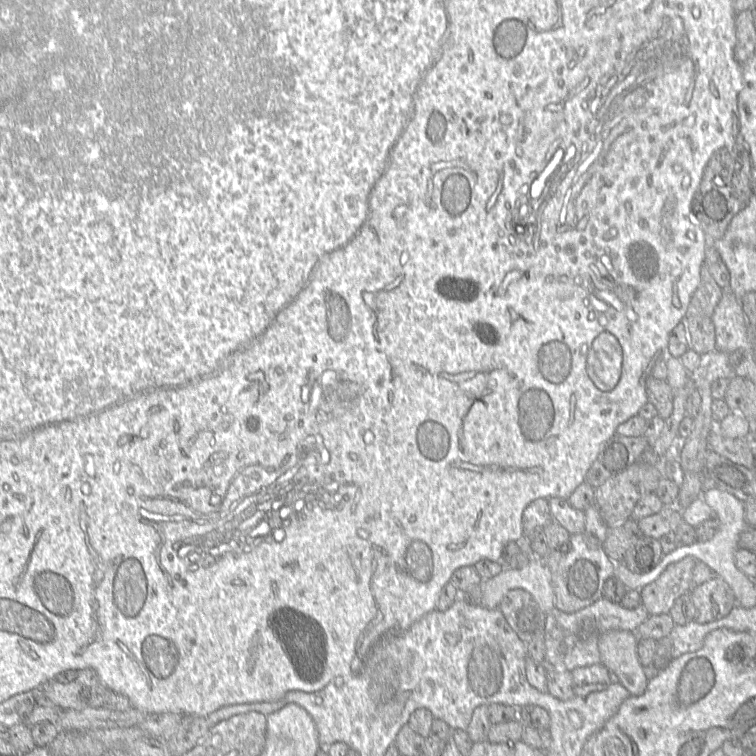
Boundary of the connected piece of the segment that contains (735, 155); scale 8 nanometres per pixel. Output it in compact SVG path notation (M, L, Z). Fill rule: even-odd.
M741 137L735 145L716 151L705 166L692 201L692 212L710 241L721 239L733 217L749 204L754 194L751 168L748 147Z

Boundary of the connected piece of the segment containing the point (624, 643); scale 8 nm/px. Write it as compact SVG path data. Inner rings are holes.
M611 630L601 635L598 650L603 666L617 675L631 696L644 693L648 678L637 655L636 632Z

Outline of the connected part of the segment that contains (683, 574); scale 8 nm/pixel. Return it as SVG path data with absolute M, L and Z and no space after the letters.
M687 556L669 564L660 576L640 590L641 604L649 616L668 614L676 599L690 593L692 571L697 559Z

